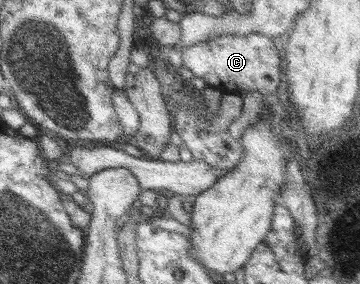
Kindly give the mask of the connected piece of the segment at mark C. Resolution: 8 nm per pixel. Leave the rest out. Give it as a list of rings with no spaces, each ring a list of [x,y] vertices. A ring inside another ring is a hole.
[[[254,32],[246,36],[214,36],[208,41],[191,44],[181,50],[181,65],[221,93],[256,91],[269,96],[275,93],[280,81],[280,58],[273,39]]]

